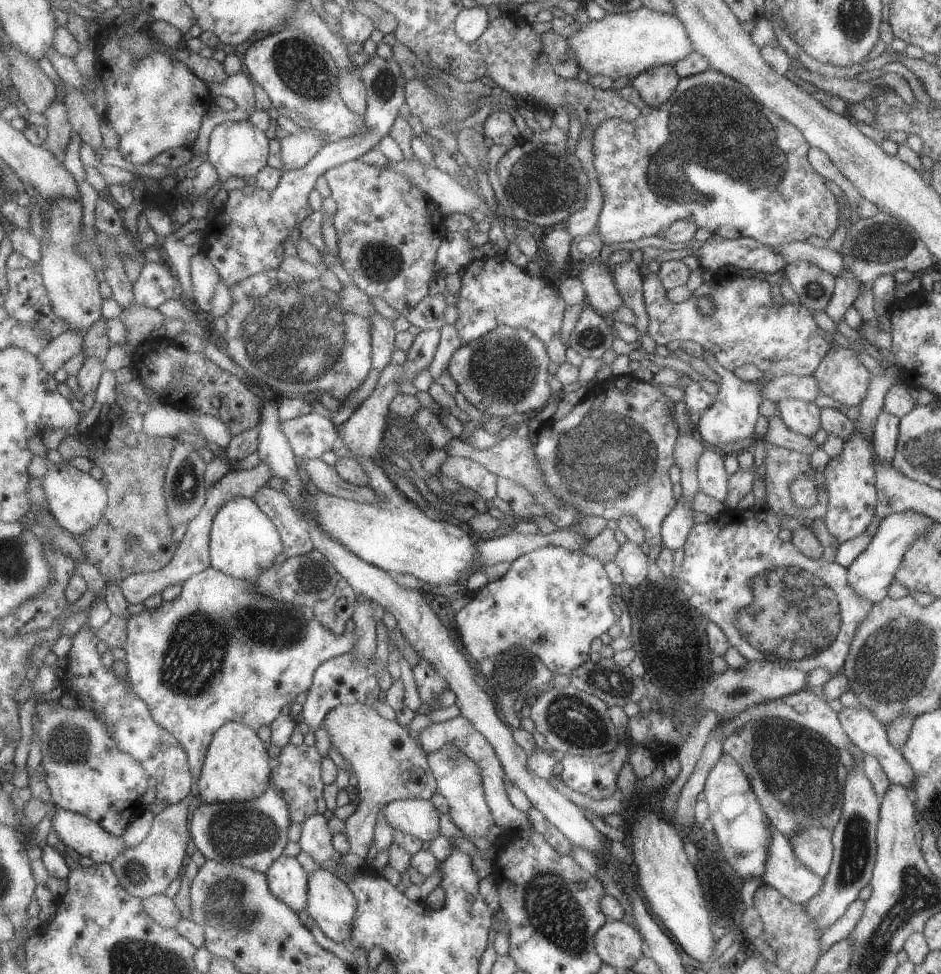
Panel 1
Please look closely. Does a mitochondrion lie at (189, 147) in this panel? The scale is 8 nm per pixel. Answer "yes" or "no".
no

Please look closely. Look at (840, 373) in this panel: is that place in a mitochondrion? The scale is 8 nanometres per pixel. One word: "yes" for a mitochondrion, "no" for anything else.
no

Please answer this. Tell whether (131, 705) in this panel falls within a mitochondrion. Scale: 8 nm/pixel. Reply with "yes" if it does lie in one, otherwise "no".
no

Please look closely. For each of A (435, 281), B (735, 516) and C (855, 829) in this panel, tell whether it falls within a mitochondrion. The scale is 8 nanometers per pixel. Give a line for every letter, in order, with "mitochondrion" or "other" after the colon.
A: other
B: other
C: mitochondrion

